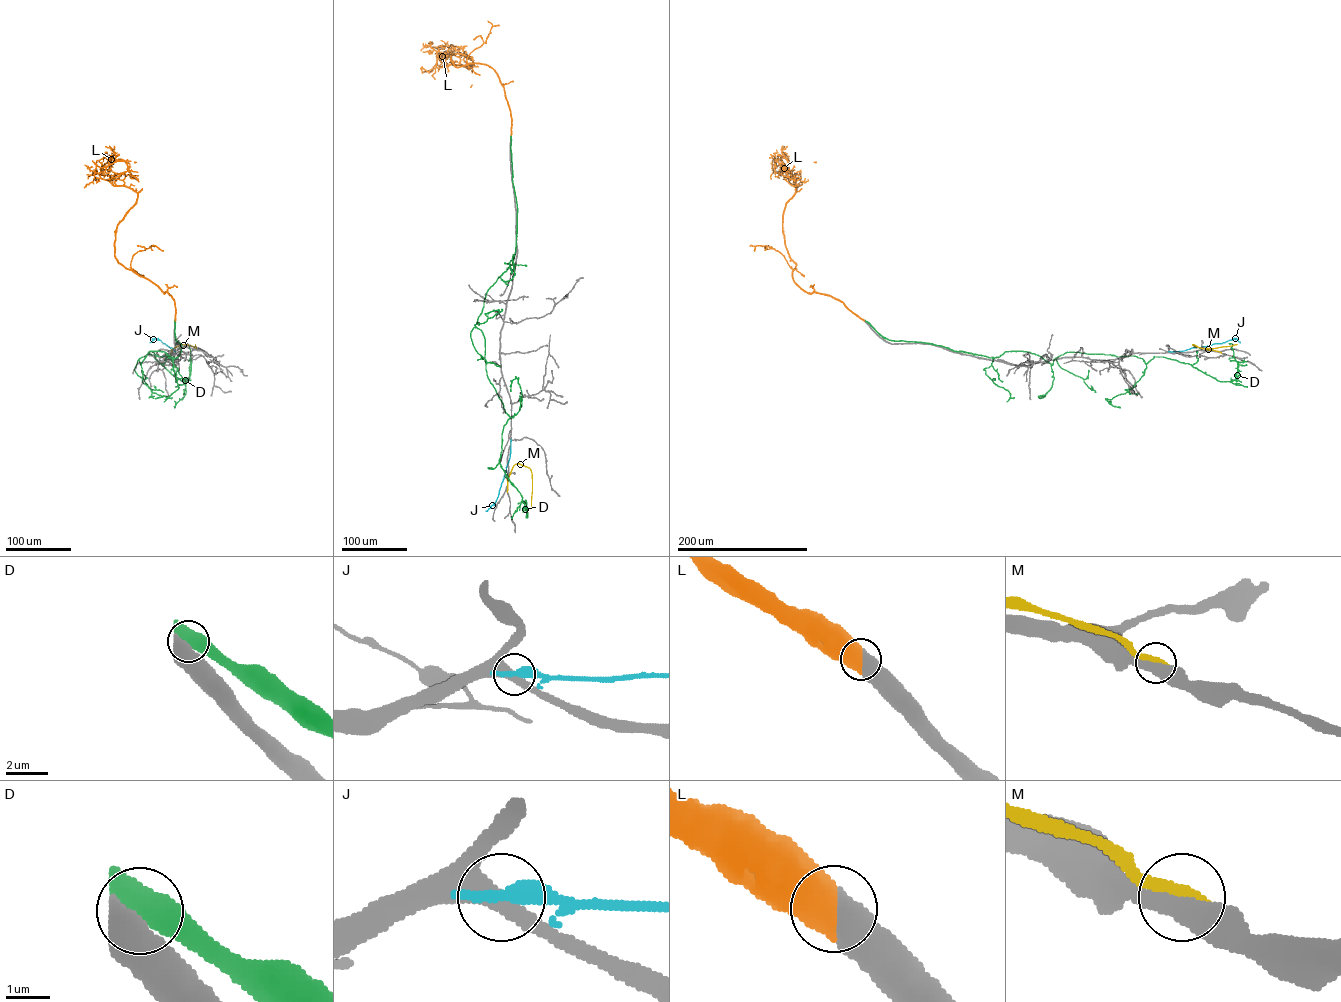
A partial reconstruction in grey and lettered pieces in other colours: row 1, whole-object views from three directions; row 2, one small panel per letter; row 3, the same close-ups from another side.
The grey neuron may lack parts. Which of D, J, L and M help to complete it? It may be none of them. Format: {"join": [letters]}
{"join": ["L"]}

